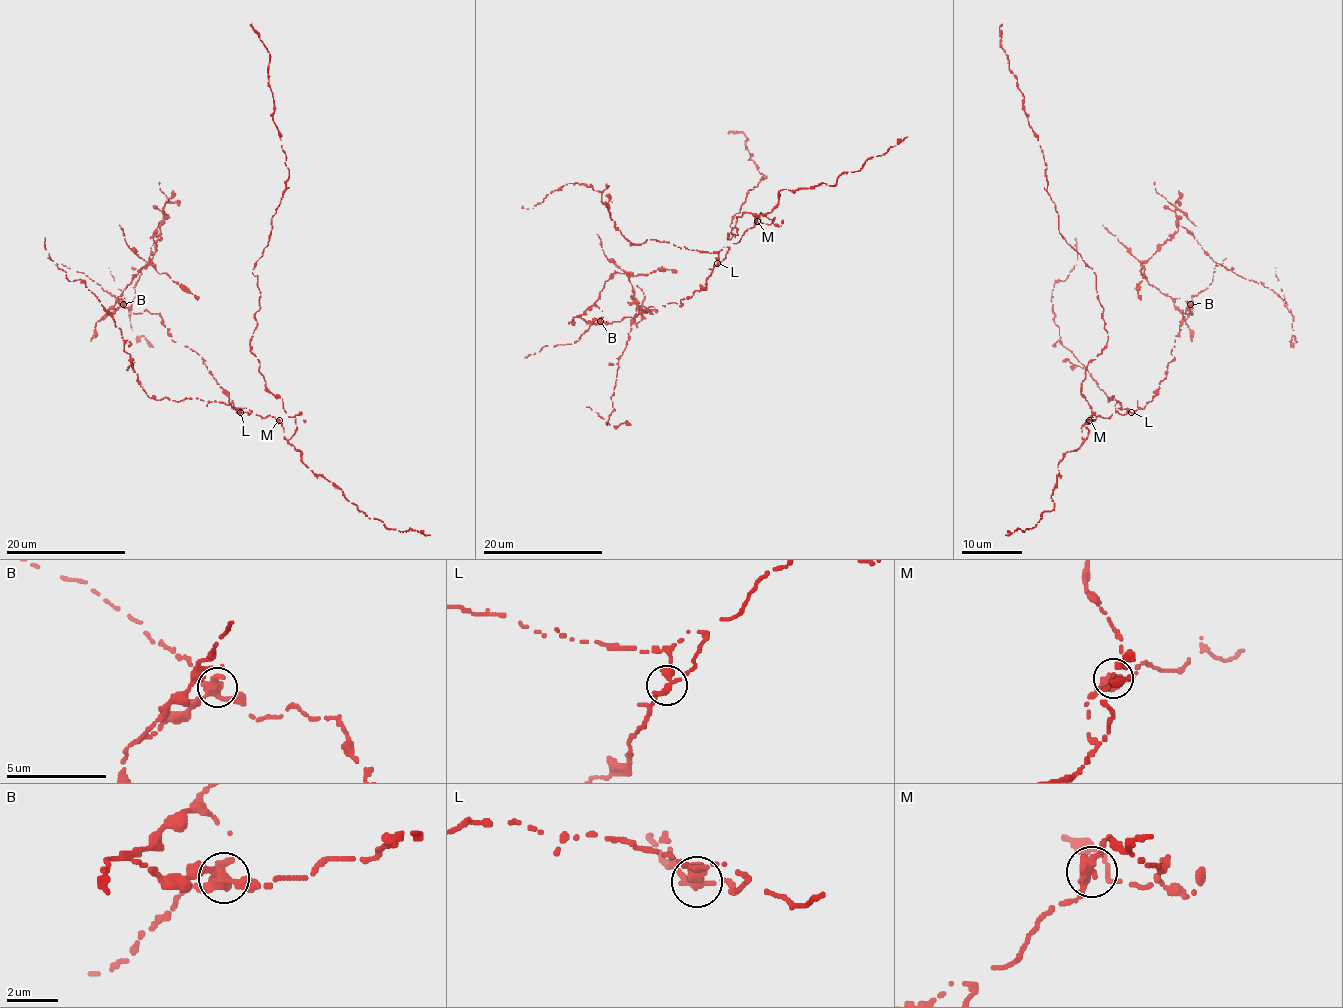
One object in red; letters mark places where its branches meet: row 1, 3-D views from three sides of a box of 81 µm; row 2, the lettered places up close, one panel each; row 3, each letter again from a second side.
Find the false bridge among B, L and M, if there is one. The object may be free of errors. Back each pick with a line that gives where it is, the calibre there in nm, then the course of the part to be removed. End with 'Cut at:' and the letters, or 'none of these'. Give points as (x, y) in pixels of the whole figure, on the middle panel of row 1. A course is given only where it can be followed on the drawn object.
B: Place: (600, 321). Thickness 400 nm. Course of the part to remove: (600, 322), (580, 317), (605, 283), (617, 272), (624, 273), (638, 302), (618, 361), (608, 424), (630, 425)
Cut at: B

